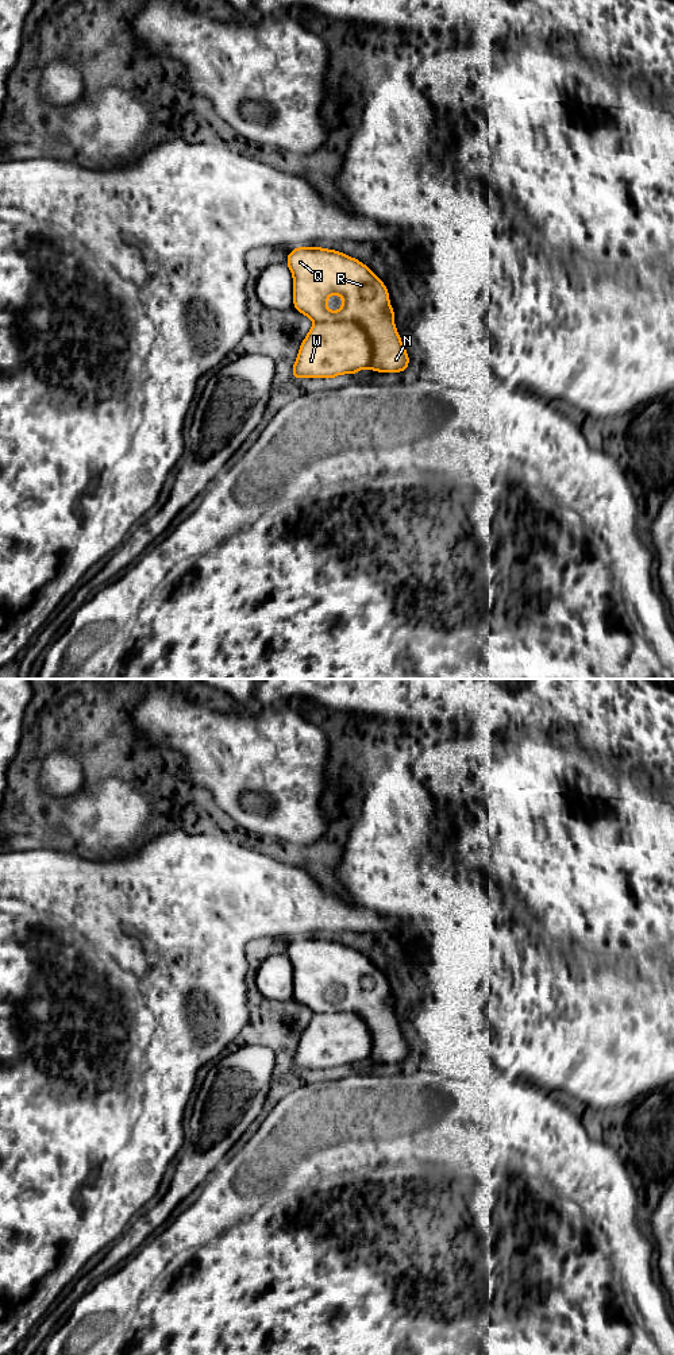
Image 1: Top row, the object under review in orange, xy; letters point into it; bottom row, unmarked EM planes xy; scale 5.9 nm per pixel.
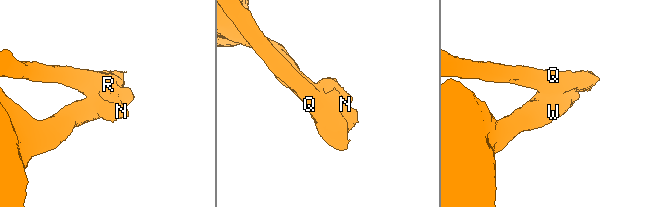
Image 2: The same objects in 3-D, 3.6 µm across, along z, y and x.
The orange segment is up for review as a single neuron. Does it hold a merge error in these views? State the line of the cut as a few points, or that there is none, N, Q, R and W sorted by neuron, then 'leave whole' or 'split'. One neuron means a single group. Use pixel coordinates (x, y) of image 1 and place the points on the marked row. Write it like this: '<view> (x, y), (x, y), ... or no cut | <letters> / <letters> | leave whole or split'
no cut | N Q R W | leave whole

